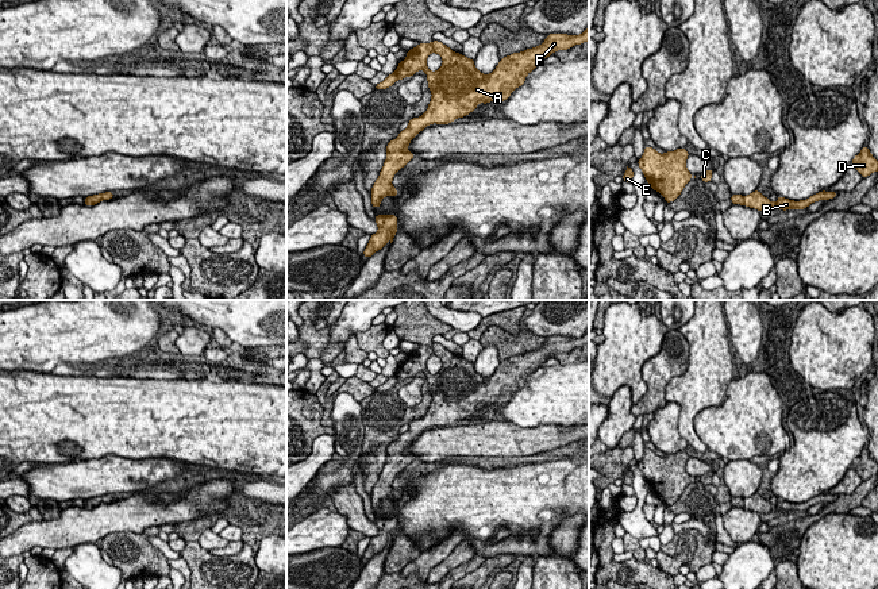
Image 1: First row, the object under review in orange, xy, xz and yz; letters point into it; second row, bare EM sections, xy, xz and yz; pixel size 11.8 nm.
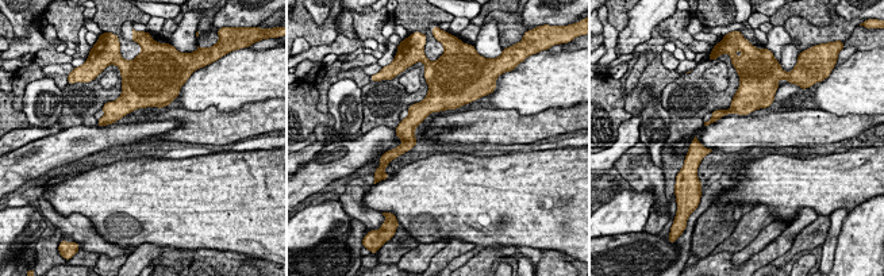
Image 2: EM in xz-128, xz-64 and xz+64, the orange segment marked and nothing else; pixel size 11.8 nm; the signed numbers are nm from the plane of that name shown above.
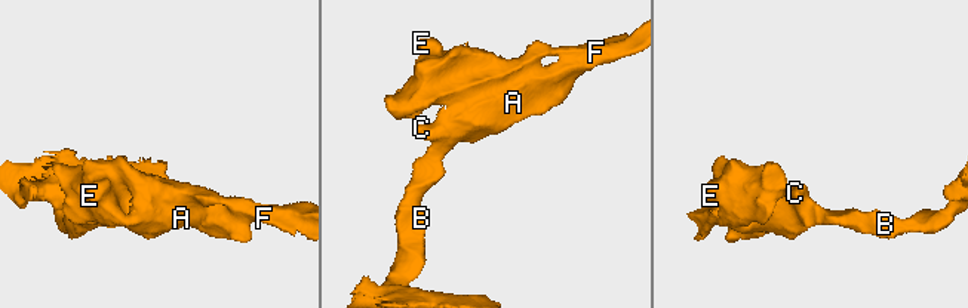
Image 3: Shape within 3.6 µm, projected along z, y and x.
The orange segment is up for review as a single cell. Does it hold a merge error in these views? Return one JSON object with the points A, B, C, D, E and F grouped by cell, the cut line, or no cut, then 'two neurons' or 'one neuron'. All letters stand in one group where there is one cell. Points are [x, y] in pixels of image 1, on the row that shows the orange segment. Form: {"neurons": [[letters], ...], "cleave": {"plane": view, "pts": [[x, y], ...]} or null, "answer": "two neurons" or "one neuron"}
{"neurons": [["A", "B", "C", "D", "E", "F"]], "cleave": null, "answer": "one neuron"}

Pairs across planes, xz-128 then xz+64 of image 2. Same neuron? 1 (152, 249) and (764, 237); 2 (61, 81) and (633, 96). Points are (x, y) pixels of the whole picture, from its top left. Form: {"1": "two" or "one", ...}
{"1": "one", "2": "one"}

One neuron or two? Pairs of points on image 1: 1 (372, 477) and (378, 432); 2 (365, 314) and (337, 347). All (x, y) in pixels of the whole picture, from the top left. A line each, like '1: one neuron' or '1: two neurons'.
1: one neuron
2: one neuron

